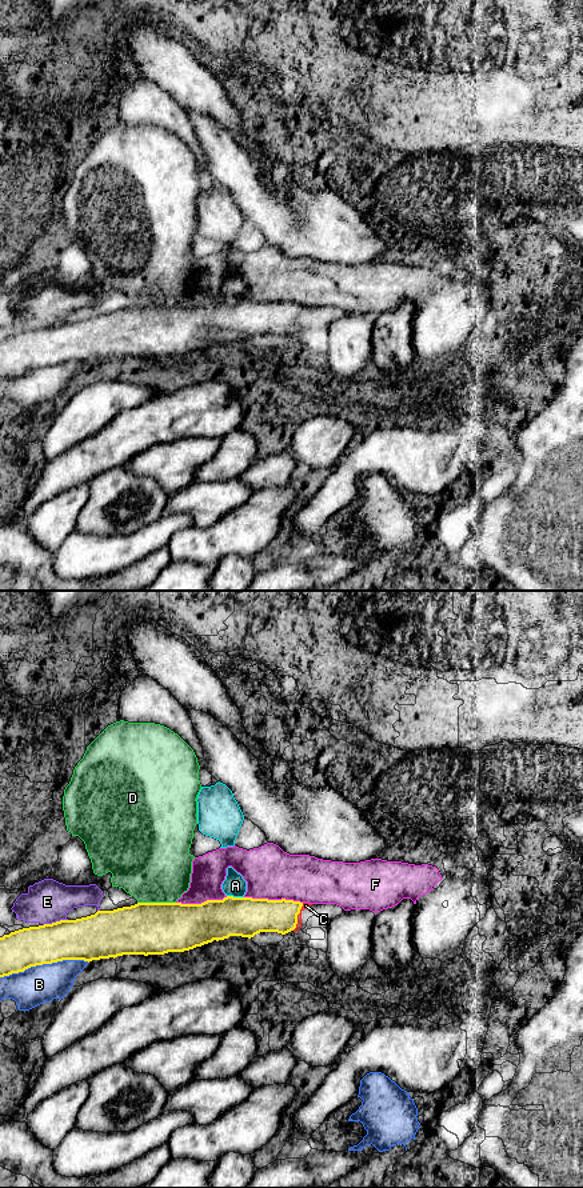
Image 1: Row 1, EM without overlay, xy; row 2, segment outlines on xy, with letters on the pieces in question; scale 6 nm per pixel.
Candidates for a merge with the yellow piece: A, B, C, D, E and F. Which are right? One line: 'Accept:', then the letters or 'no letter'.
Accept: no letter

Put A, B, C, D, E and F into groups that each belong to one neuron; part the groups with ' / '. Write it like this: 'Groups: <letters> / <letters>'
Groups: A / B / C / D / E F

